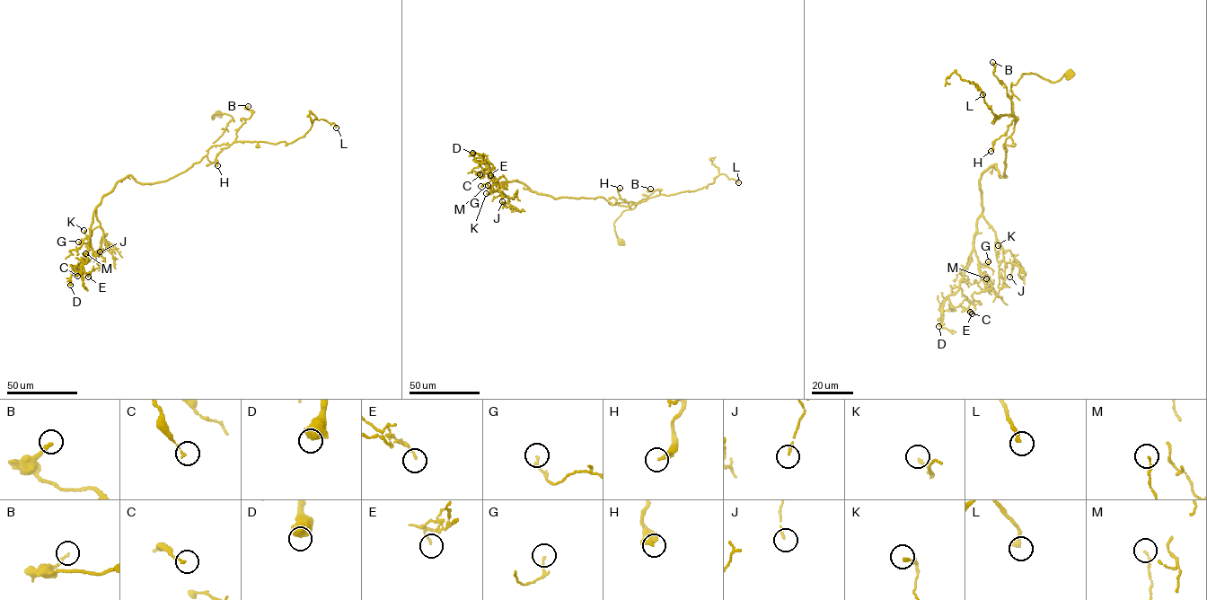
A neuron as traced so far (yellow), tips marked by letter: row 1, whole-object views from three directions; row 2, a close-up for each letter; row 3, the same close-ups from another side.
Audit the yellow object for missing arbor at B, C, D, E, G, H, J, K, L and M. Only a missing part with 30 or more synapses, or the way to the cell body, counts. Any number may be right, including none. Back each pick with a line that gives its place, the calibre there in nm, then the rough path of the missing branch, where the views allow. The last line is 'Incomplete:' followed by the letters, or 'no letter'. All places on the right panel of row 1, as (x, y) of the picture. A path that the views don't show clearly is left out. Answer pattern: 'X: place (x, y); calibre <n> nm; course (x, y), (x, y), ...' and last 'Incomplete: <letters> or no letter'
Incomplete: no letter

